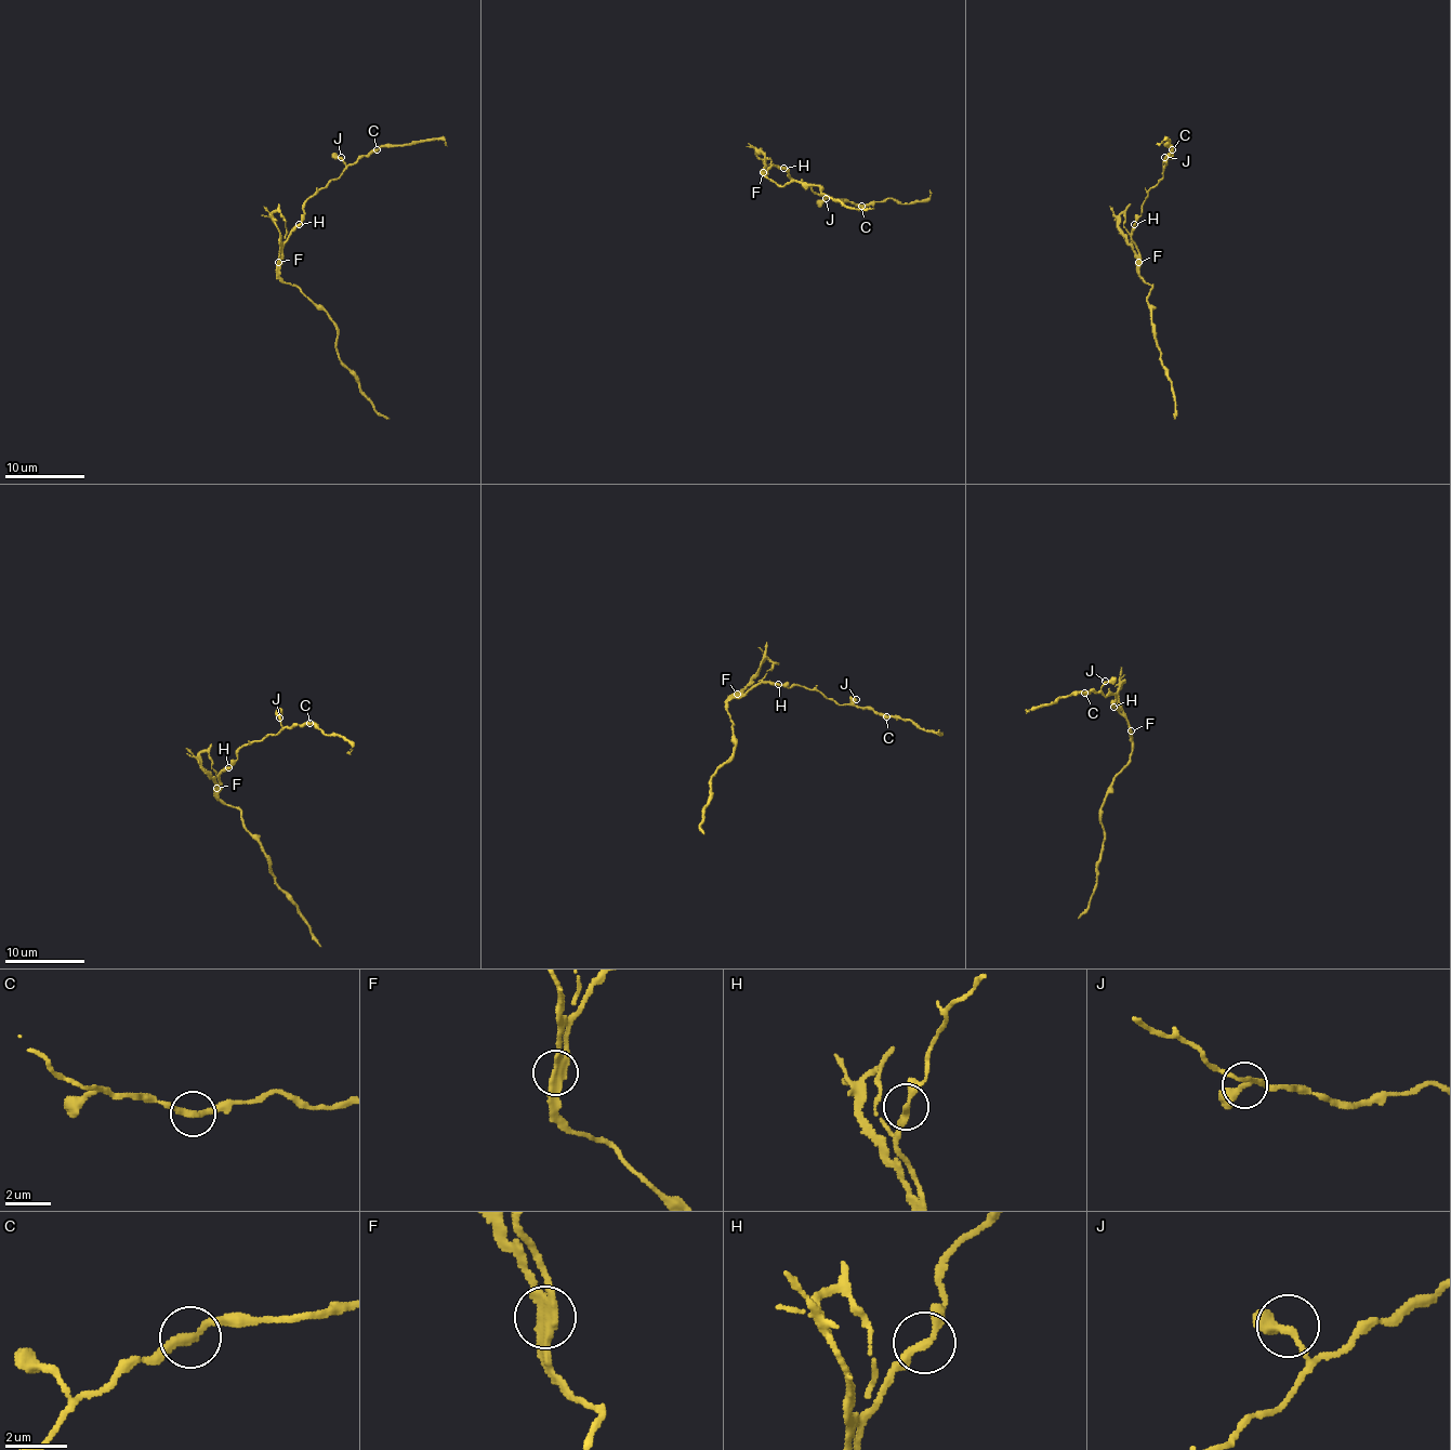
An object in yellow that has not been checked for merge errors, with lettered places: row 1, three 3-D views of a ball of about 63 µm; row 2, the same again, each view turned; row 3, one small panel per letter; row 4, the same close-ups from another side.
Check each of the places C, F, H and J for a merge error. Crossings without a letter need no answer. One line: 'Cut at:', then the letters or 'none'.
Cut at: F

